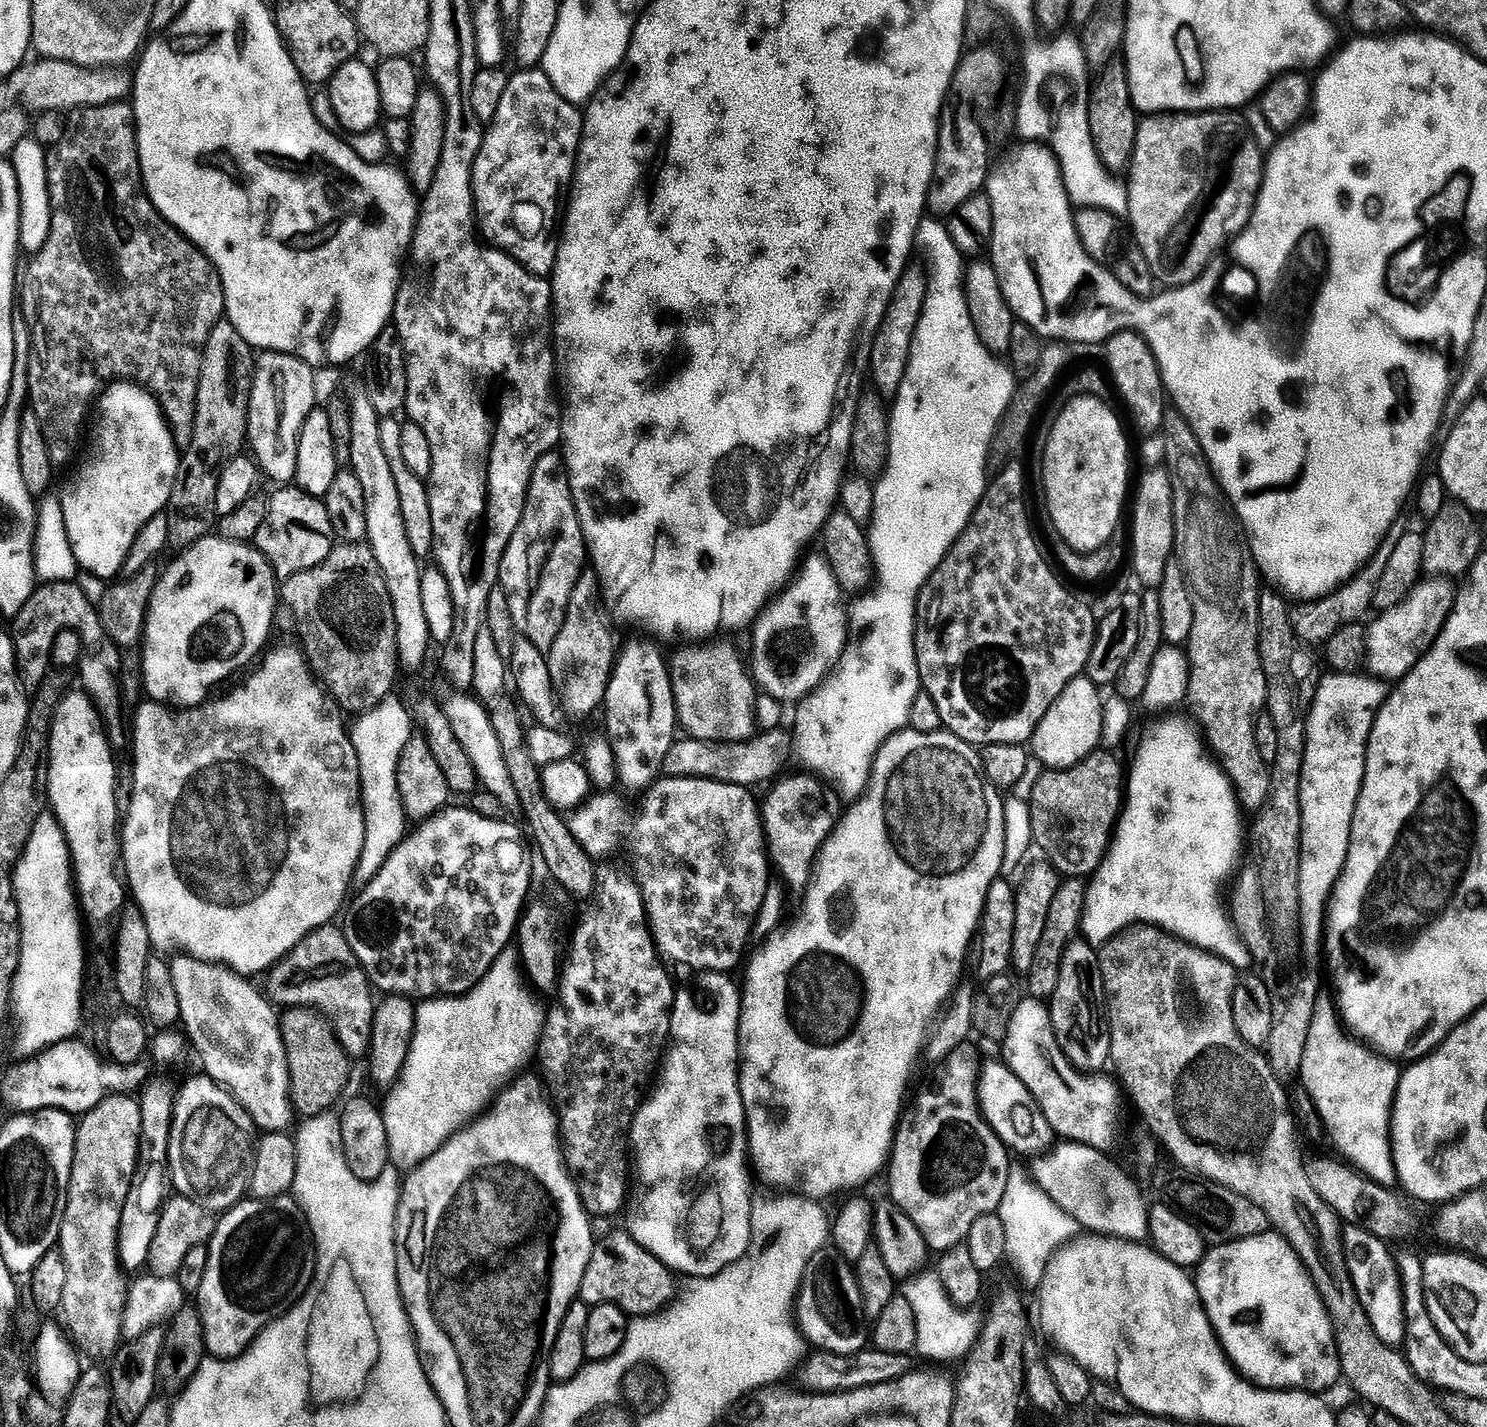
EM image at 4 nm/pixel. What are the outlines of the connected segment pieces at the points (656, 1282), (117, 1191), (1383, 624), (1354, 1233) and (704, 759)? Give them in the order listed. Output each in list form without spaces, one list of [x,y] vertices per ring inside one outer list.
[[[620,1230],[595,1241],[595,1248],[590,1254],[589,1264],[580,1283],[579,1299],[589,1306],[613,1304],[632,1318],[651,1316],[671,1303],[678,1288],[672,1279],[672,1269],[654,1258],[654,1254],[638,1246],[629,1232]]]
[[[113,1094],[105,1098],[94,1110],[79,1117],[76,1129],[76,1149],[69,1178],[64,1220],[59,1221],[60,1238],[58,1256],[65,1266],[65,1285],[61,1298],[64,1308],[120,1308],[127,1306],[130,1280],[121,1265],[119,1252],[119,1228],[123,1208],[137,1183],[136,1166],[140,1159],[140,1135],[142,1134],[142,1112],[140,1100],[132,1094]]]
[[[1424,578],[1416,585],[1416,589],[1409,594],[1394,610],[1386,610],[1379,613],[1376,621],[1367,625],[1368,643],[1366,645],[1366,668],[1371,675],[1385,682],[1399,682],[1407,676],[1410,669],[1421,660],[1432,648],[1432,644],[1438,638],[1438,634],[1444,629],[1444,623],[1448,621],[1448,615],[1452,607],[1456,605],[1457,589],[1452,588],[1453,581],[1448,578]]]
[[[1348,1226],[1343,1229],[1345,1262],[1349,1277],[1358,1294],[1358,1302],[1370,1322],[1377,1339],[1387,1348],[1399,1349],[1404,1342],[1404,1288],[1400,1284],[1397,1257],[1385,1241],[1364,1226]]]
[[[781,729],[765,731],[750,740],[731,745],[712,745],[691,738],[680,738],[673,741],[660,770],[666,778],[696,777],[754,788],[754,785],[770,779],[777,772],[780,754],[786,746],[786,738],[782,733]]]

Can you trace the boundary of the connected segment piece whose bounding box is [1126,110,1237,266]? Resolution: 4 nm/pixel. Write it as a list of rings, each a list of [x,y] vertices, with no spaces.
[[[1221,110],[1219,112],[1181,112],[1179,114],[1148,114],[1136,125],[1136,141],[1134,142],[1134,154],[1132,162],[1126,169],[1126,185],[1128,189],[1129,206],[1126,215],[1127,222],[1132,223],[1132,236],[1136,239],[1135,247],[1144,255],[1153,266],[1159,265],[1160,255],[1164,252],[1164,243],[1168,240],[1168,235],[1187,218],[1192,212],[1192,207],[1200,200],[1200,195],[1204,192],[1204,167],[1208,164],[1208,143],[1212,140],[1215,132],[1220,132],[1223,128],[1232,128],[1236,124],[1237,113],[1232,110]]]

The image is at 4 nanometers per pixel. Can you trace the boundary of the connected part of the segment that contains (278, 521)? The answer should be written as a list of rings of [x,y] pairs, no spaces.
[[[282,486],[272,496],[269,495],[266,519],[259,527],[254,546],[267,558],[277,581],[283,582],[301,573],[302,570],[312,569],[320,565],[332,552],[334,547],[334,530],[330,526],[329,512],[319,497],[306,494],[295,486]]]

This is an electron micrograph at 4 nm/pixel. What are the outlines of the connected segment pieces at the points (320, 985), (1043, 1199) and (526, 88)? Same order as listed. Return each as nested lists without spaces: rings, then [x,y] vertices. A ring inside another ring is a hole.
[[[324,925],[310,933],[279,964],[273,965],[268,978],[266,992],[277,1005],[284,1004],[285,1009],[297,1006],[316,1009],[328,1017],[349,1058],[363,1061],[367,1057],[378,1000],[372,997],[374,985],[337,925]],[[298,972],[307,976],[297,976]]]
[[[1016,1166],[1009,1167],[1005,1193],[999,1204],[997,1216],[1002,1218],[1002,1226],[1005,1227],[1007,1259],[1016,1266],[1021,1278],[1032,1288],[1039,1287],[1047,1263],[1052,1257],[1064,1247],[1065,1244],[1074,1240],[1078,1234],[1078,1225],[1075,1218],[1062,1210],[1048,1194],[1041,1190],[1029,1176],[1029,1173]]]
[[[539,67],[528,71],[517,71],[509,75],[506,95],[502,98],[502,103],[498,105],[498,114],[494,114],[491,124],[487,125],[482,142],[482,150],[478,150],[478,158],[474,162],[472,171],[472,203],[474,205],[474,219],[478,225],[478,232],[484,236],[493,249],[504,252],[505,255],[518,261],[532,276],[551,277],[556,265],[556,255],[560,249],[558,243],[558,233],[562,228],[562,209],[566,204],[566,197],[569,195],[573,179],[576,174],[576,156],[580,153],[580,140],[584,136],[584,118],[581,109],[577,105],[570,103],[550,82],[550,78]]]

